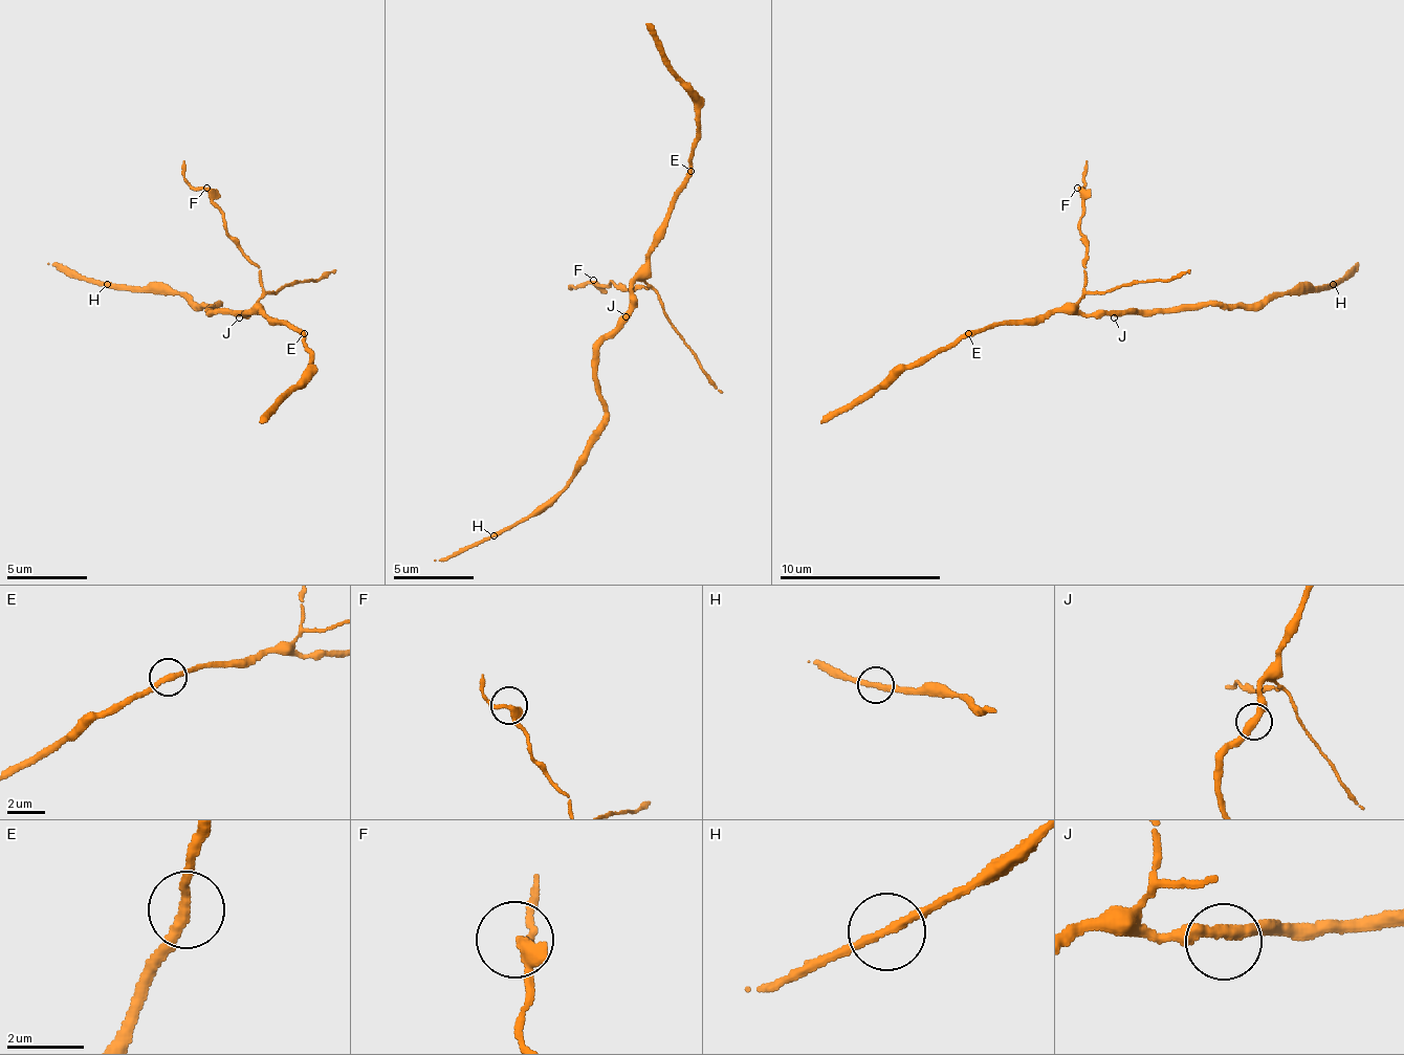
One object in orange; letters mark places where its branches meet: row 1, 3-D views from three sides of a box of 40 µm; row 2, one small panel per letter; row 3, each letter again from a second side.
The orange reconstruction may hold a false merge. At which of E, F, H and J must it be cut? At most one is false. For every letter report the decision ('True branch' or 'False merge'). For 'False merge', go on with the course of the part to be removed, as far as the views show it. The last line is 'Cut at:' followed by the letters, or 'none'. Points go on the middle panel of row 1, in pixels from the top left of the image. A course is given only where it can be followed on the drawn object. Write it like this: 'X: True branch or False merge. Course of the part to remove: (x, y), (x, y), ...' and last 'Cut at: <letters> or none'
E: True branch
F: True branch
H: True branch
J: True branch
Cut at: none

